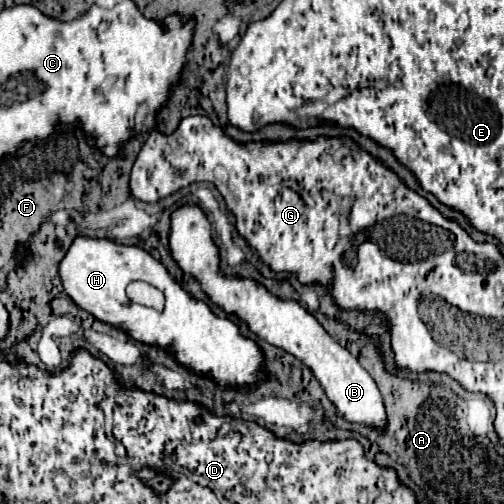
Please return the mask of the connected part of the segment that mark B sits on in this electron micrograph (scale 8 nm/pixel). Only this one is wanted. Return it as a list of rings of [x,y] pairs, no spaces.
[[[182,206],[172,214],[170,250],[178,266],[202,284],[202,290],[210,296],[212,302],[222,306],[226,312],[246,320],[250,330],[256,332],[260,338],[290,352],[306,368],[310,368],[344,420],[348,420],[350,424],[366,424],[384,434],[386,410],[382,394],[372,376],[358,364],[358,360],[346,348],[334,342],[328,332],[318,324],[318,320],[308,314],[298,302],[278,300],[254,280],[222,276],[218,270],[218,248],[212,242],[210,222],[198,206]]]

